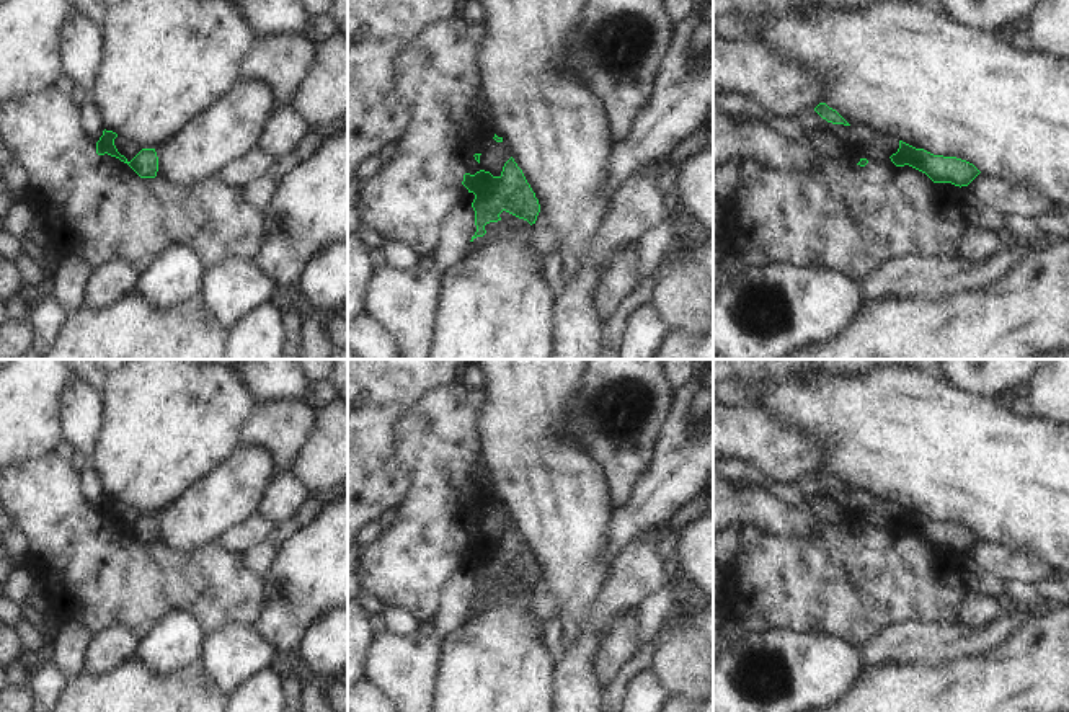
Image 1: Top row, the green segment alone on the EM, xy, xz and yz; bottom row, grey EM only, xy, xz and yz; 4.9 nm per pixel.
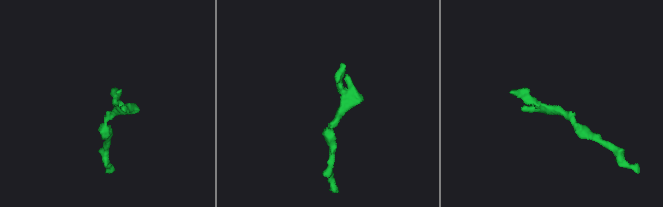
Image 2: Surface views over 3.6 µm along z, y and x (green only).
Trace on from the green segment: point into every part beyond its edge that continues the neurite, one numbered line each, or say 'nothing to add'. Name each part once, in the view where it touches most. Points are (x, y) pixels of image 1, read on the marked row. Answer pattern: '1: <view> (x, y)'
nothing to add

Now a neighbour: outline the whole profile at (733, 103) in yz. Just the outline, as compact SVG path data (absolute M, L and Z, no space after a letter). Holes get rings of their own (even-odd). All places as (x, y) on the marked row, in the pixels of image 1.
M713 93L713 106L728 114L739 114L749 109L749 101L739 93Z

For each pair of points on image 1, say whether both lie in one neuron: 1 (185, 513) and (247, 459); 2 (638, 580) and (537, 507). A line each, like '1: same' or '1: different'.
1: same
2: different

